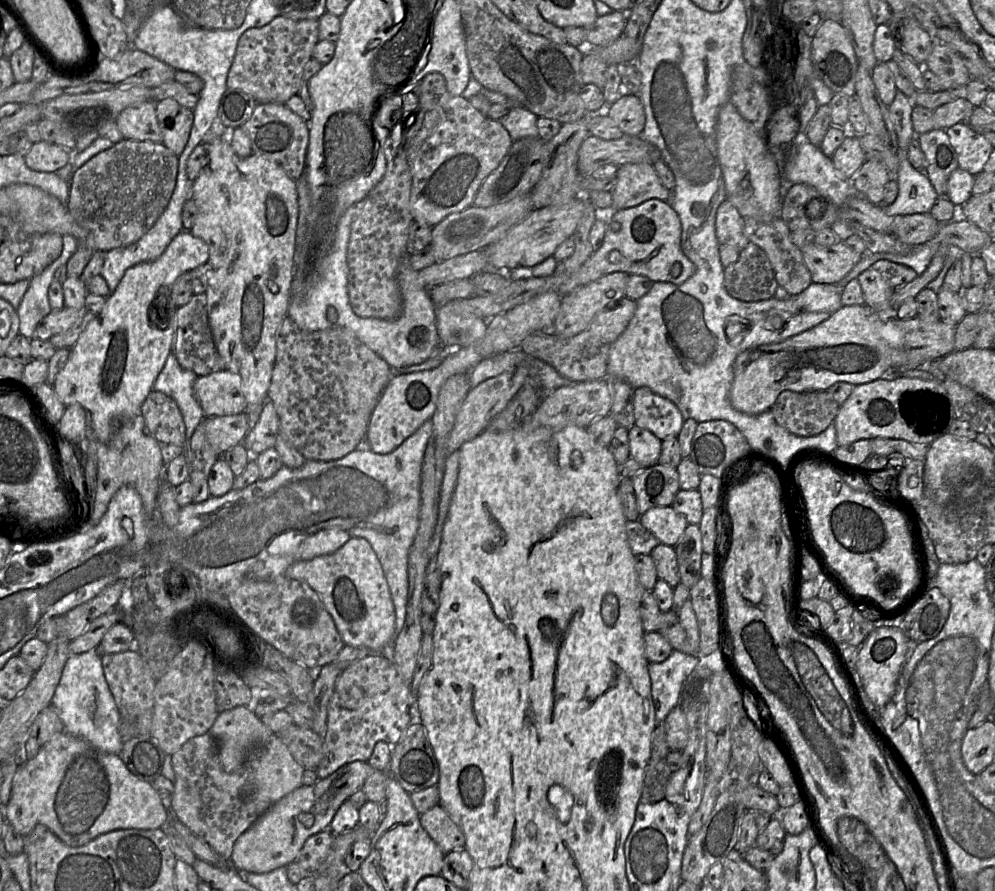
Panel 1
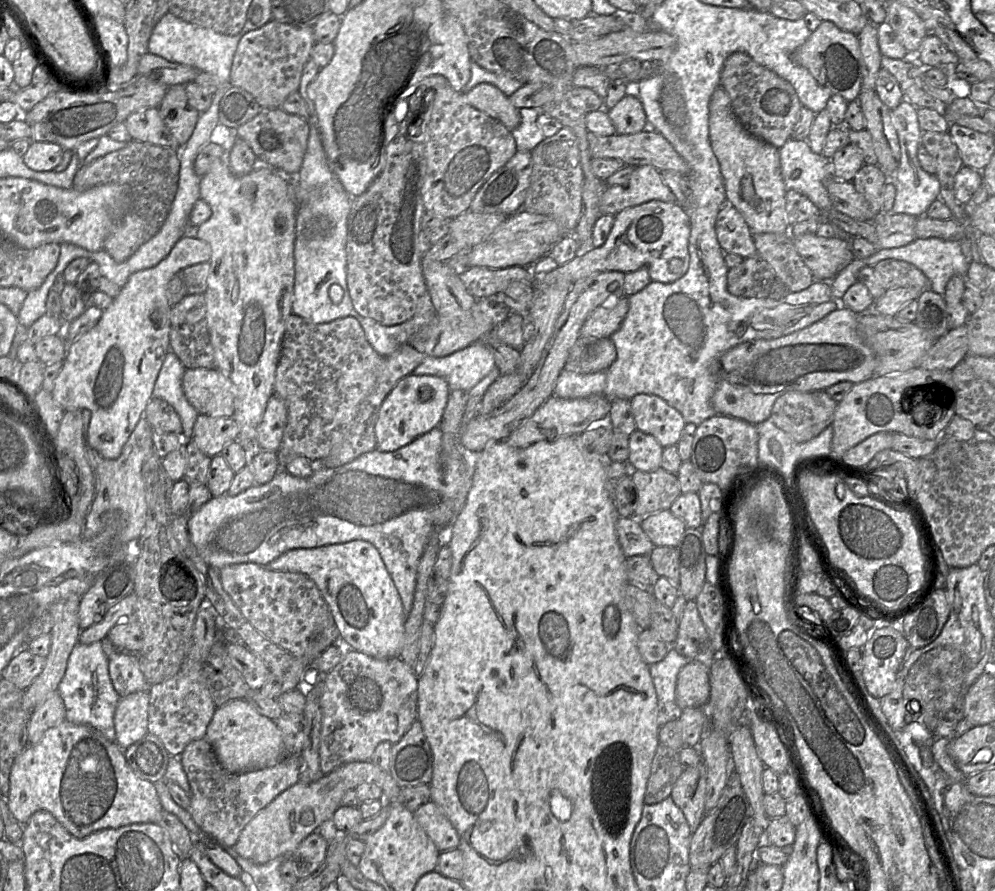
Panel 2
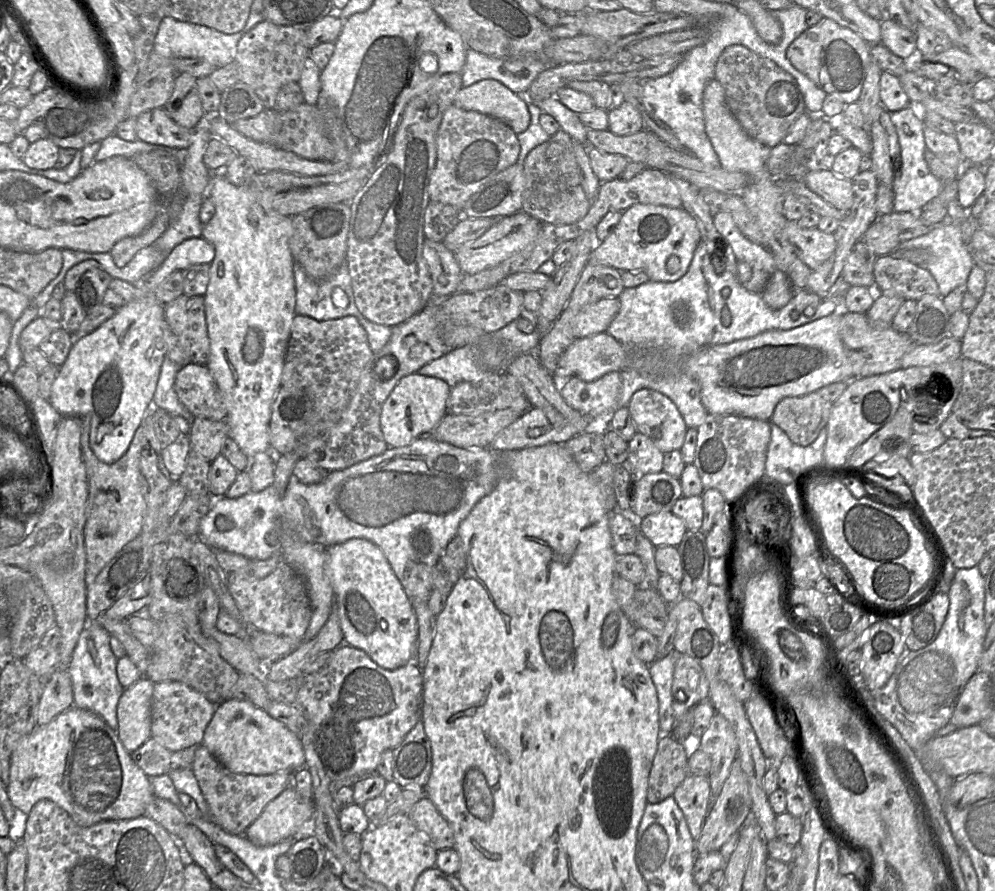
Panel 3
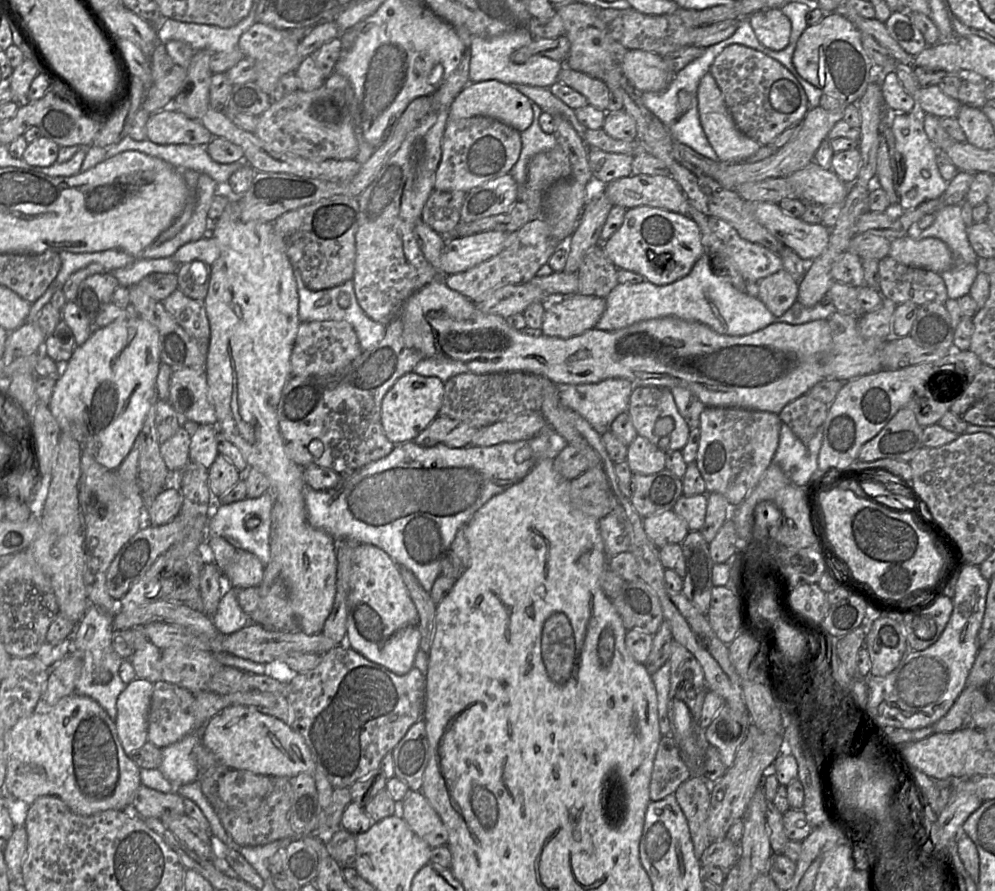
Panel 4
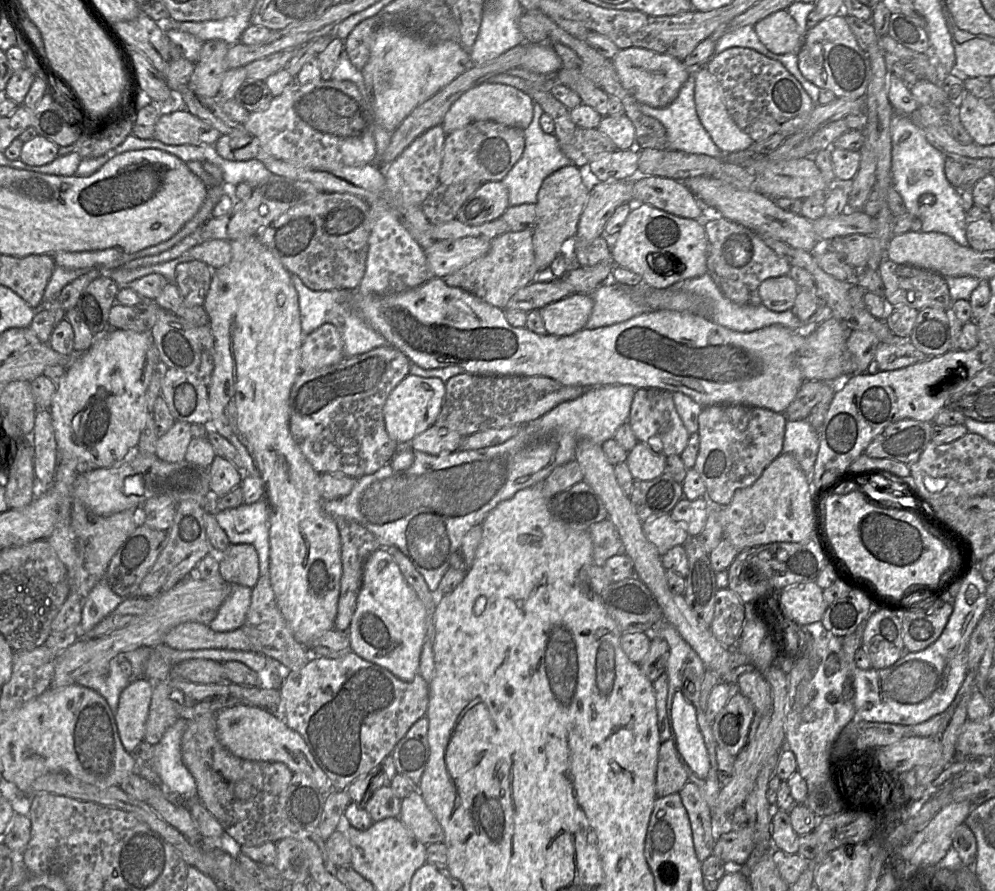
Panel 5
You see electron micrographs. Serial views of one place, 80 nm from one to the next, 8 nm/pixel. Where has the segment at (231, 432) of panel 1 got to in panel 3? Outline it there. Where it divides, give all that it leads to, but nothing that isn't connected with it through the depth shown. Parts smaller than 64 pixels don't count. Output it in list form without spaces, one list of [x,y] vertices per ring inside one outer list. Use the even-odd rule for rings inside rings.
[[[195,417],[191,422],[189,433],[191,449],[210,463],[221,454],[222,445],[227,437],[229,427],[226,421]]]

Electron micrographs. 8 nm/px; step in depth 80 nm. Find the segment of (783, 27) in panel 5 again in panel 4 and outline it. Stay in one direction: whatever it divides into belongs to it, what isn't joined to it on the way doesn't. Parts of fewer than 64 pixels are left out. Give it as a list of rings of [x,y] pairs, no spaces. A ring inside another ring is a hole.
[[[780,9],[756,11],[748,20],[758,41],[766,48],[780,51],[789,44],[791,22]]]

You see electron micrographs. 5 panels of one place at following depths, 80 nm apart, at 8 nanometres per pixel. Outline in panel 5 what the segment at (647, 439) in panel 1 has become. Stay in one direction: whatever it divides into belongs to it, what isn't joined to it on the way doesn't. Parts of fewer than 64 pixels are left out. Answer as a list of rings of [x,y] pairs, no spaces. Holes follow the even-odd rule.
[[[638,441],[628,452],[626,462],[635,480],[652,480],[665,472],[666,459],[647,443]]]

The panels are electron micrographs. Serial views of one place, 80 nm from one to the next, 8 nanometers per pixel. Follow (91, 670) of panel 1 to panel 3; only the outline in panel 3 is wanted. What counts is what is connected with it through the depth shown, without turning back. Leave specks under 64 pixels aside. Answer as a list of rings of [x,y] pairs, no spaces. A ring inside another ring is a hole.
[[[88,621],[79,639],[68,666],[73,688],[73,706],[100,716],[117,732],[117,704],[124,692],[120,684],[116,665],[117,658],[110,648],[110,634],[99,621]]]

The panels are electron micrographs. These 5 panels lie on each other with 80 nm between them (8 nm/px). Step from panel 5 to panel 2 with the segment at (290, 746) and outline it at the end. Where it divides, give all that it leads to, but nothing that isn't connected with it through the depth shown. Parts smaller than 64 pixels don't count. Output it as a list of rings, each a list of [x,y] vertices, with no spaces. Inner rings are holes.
[[[233,700],[216,708],[204,738],[211,744],[220,765],[230,773],[243,773],[273,767],[289,756],[284,751],[282,732],[276,723],[257,713],[245,700]]]

